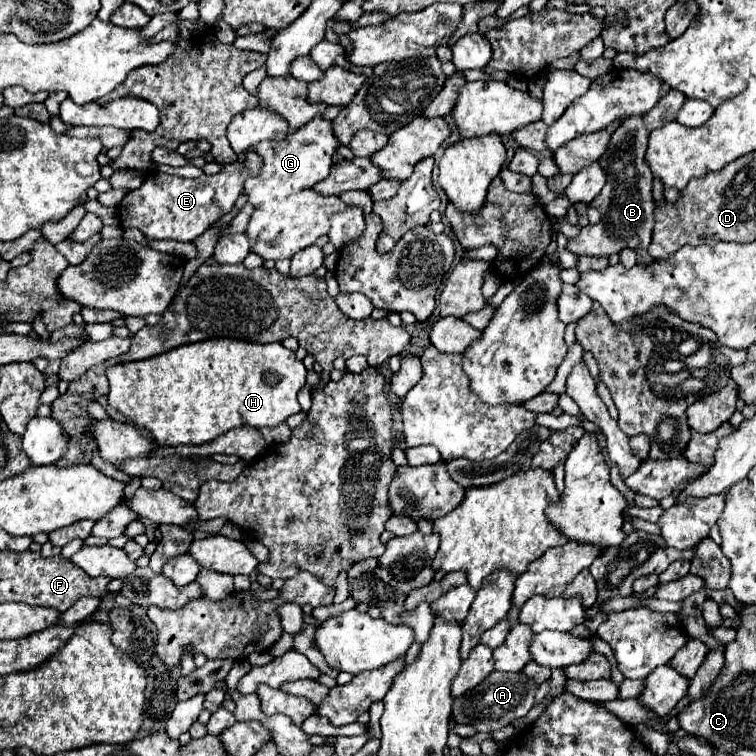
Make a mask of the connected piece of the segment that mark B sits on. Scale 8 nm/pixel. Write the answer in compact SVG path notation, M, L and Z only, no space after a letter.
M669 90L661 102L649 110L649 114L643 114L641 118L627 118L611 136L609 150L601 156L601 166L605 166L607 172L607 184L601 190L601 194L591 202L601 212L601 220L597 224L589 224L579 230L575 238L567 240L567 250L577 256L611 256L619 254L623 248L633 248L637 252L637 260L641 264L649 264L651 256L647 252L647 246L651 244L651 234L655 226L655 202L651 196L653 188L653 174L649 166L645 166L645 146L643 146L643 128L647 132L659 128L659 124L673 122L685 104L685 94L679 90Z

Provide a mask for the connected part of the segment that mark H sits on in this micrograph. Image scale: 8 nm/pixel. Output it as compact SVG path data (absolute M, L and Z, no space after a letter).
M205 340L205 342L195 342L195 344L185 344L179 346L171 352L163 352L159 356L153 356L149 360L139 360L139 362L129 362L129 364L117 364L113 368L107 370L107 378L109 378L109 406L113 406L117 412L121 412L127 420L131 420L135 426L141 426L145 430L151 432L153 440L157 446L179 446L179 444L207 444L213 442L215 438L223 436L225 432L239 428L239 426L253 426L253 428L275 428L281 422L285 422L289 416L301 412L301 406L297 402L297 394L299 390L305 386L305 366L301 360L295 358L295 352L283 348L281 344L249 344L249 342L241 342L241 340Z

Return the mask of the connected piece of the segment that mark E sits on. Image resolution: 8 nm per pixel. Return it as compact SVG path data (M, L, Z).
M253 152L247 162L233 162L223 166L215 176L203 174L201 178L189 180L163 172L149 172L141 188L131 190L119 204L119 220L123 228L137 228L147 240L179 240L193 242L223 214L231 212L235 200L243 190L243 182L249 176L257 176L263 168L263 160Z

